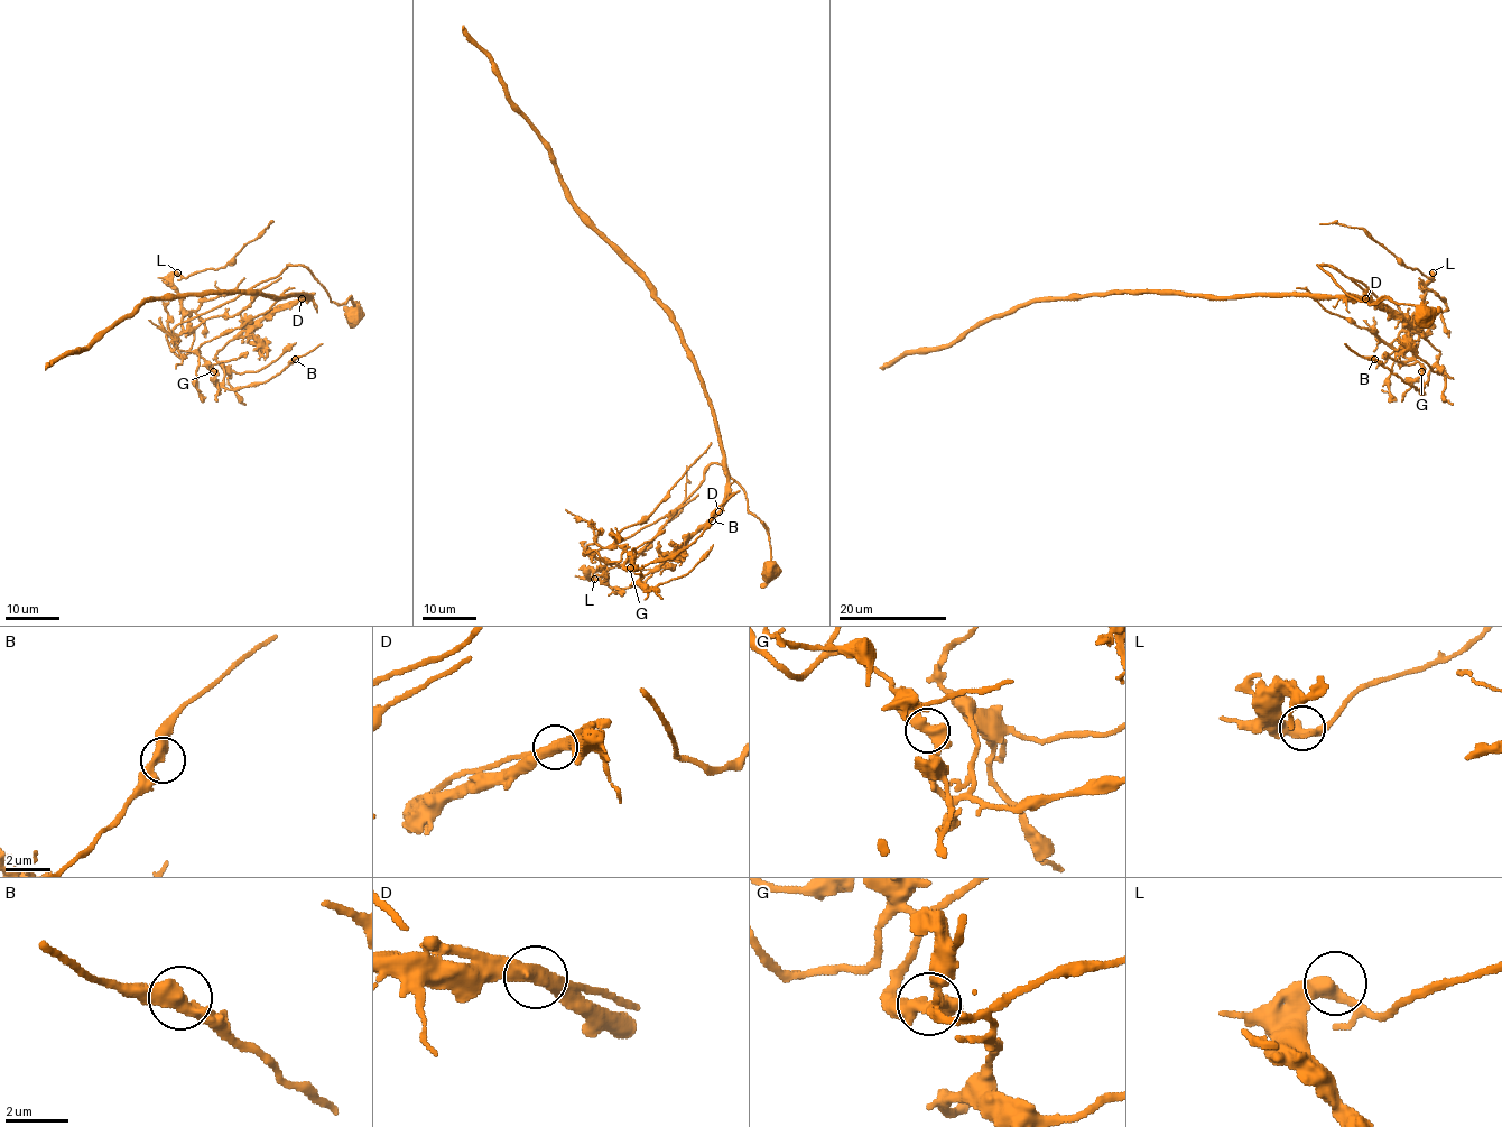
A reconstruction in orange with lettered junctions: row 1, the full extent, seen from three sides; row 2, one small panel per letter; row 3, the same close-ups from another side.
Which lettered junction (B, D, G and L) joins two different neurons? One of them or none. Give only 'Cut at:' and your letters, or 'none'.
Cut at: D

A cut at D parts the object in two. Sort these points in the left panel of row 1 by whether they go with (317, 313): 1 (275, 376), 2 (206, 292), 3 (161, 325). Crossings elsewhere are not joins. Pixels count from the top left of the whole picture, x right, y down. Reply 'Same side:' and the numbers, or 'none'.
Same side: 2

